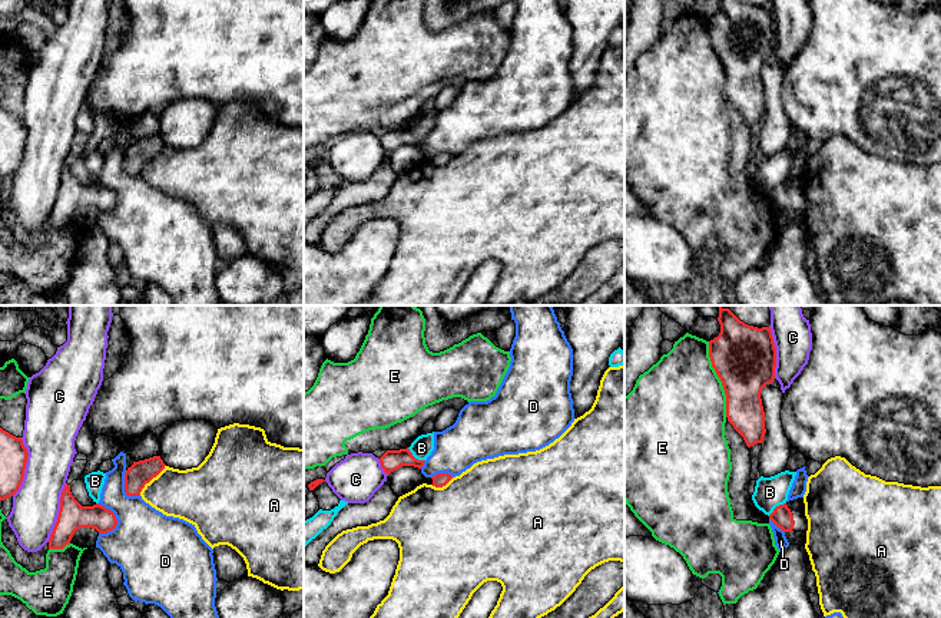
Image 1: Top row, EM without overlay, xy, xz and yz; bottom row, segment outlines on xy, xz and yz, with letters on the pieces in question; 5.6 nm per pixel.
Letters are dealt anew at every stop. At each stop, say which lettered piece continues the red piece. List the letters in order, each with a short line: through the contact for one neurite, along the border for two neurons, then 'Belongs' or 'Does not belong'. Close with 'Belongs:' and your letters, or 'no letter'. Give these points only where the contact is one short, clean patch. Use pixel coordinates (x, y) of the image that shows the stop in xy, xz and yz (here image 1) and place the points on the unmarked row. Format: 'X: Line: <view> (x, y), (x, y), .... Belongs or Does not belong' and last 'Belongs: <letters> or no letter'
A: Does not belong
B: Line: xz (407, 126), (416, 136), (424, 139). Does not belong
C: Does not belong
D: Does not belong
E: Does not belong
Belongs: no letter

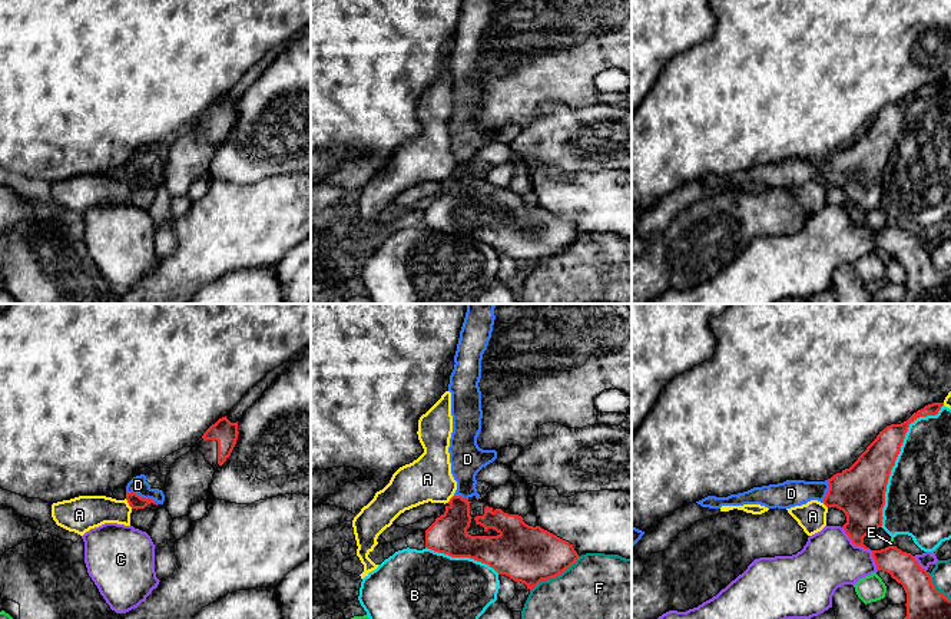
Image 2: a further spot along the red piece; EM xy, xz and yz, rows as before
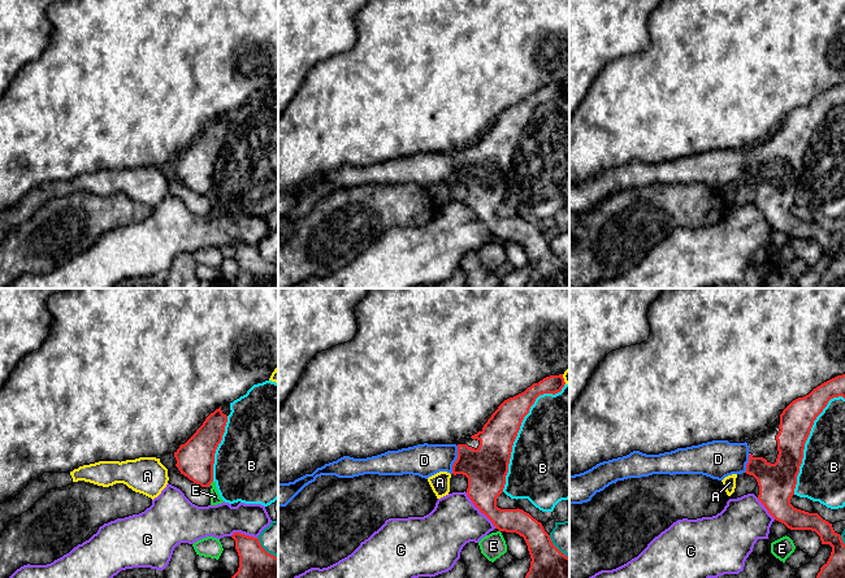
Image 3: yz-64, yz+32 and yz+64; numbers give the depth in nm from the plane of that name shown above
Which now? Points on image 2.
A: Does not belong
B: Does not belong
C: Does not belong
D: Line: xy (135, 179), (142, 176), (138, 164). Belongs
E: Line: yz (892, 222), (890, 225). Does not belong
F: Does not belong
Belongs: D

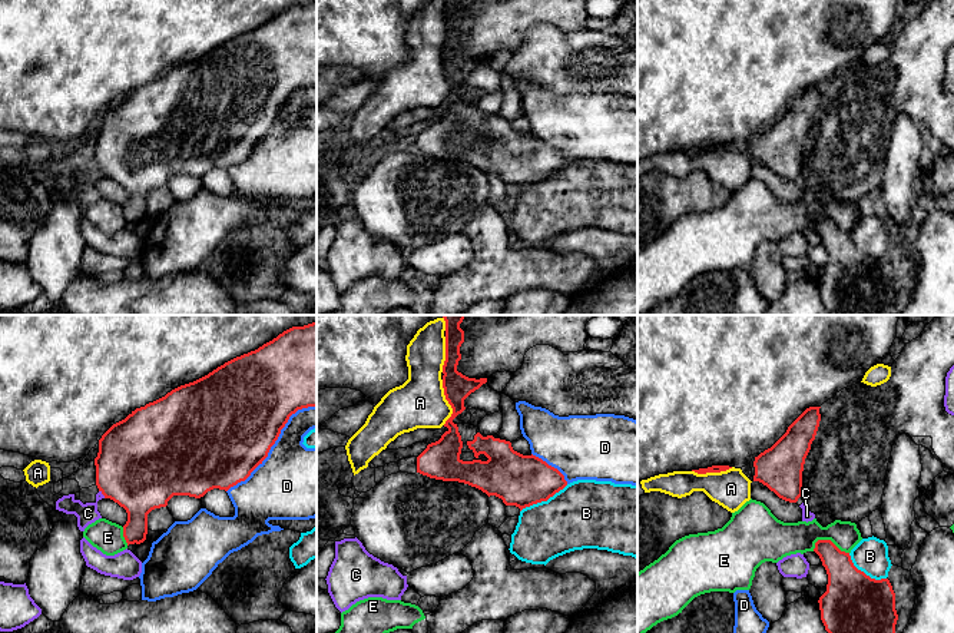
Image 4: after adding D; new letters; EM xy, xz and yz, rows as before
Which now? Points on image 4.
A: Does not belong
B: Does not belong
C: Line: xy (99, 169), (105, 176). Does not belong
D: Does not belong
E: Does not belong
Belongs: no letter

